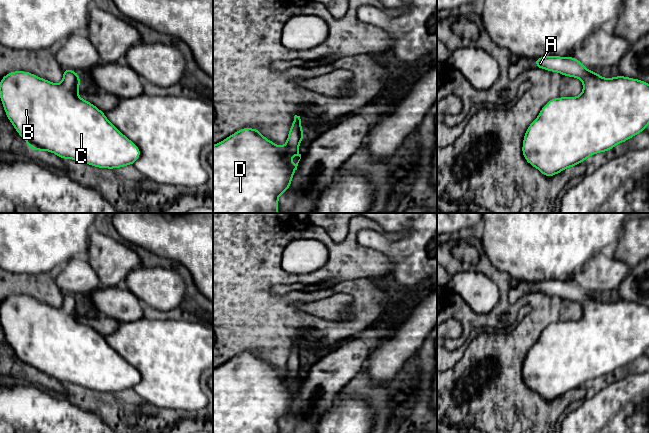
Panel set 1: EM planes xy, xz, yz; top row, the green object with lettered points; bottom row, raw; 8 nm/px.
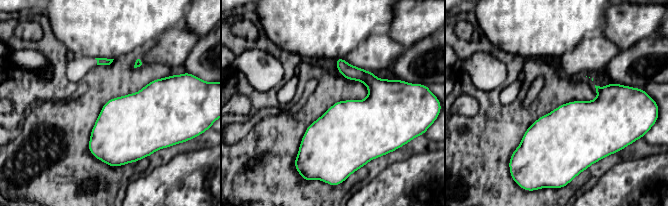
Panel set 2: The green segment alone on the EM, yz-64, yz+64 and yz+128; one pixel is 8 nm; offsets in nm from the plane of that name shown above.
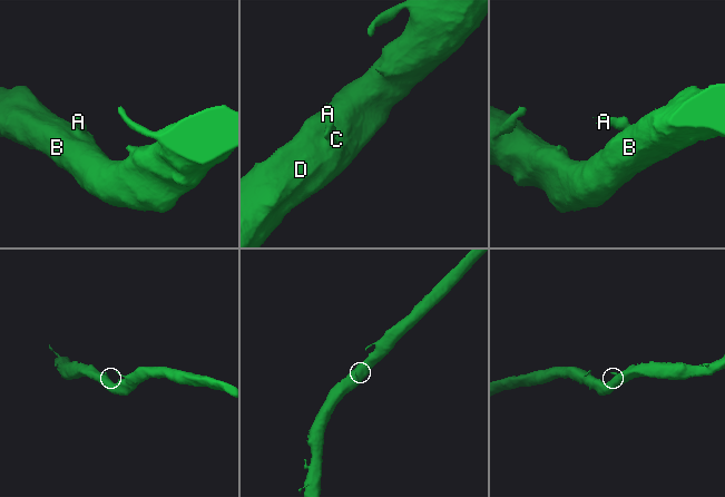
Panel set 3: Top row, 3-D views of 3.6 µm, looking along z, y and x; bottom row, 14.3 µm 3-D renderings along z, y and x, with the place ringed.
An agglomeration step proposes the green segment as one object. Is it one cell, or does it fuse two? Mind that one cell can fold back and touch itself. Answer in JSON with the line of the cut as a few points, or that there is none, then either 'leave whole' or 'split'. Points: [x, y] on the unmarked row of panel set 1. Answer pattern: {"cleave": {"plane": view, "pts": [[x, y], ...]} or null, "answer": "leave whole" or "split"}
{"cleave": null, "answer": "leave whole"}

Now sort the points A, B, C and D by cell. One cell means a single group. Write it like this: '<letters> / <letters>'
A B C D

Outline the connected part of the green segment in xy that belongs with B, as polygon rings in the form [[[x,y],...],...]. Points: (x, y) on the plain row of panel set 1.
[[[63,292],[63,305],[59,308],[27,295],[11,295],[0,304],[0,323],[8,344],[27,369],[36,375],[49,375],[61,383],[76,384],[97,392],[116,393],[133,389],[140,381],[139,371],[122,358],[99,332],[78,320],[80,300]]]

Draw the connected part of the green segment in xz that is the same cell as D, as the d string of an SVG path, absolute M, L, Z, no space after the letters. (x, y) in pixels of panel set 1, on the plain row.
M295 339L283 371L251 351L213 369L213 433L279 433L278 421L292 407L301 383L298 372L305 361L300 340Z

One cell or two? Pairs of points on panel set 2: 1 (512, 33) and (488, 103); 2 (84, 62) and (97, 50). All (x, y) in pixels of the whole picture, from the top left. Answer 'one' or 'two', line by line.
1: two
2: two

